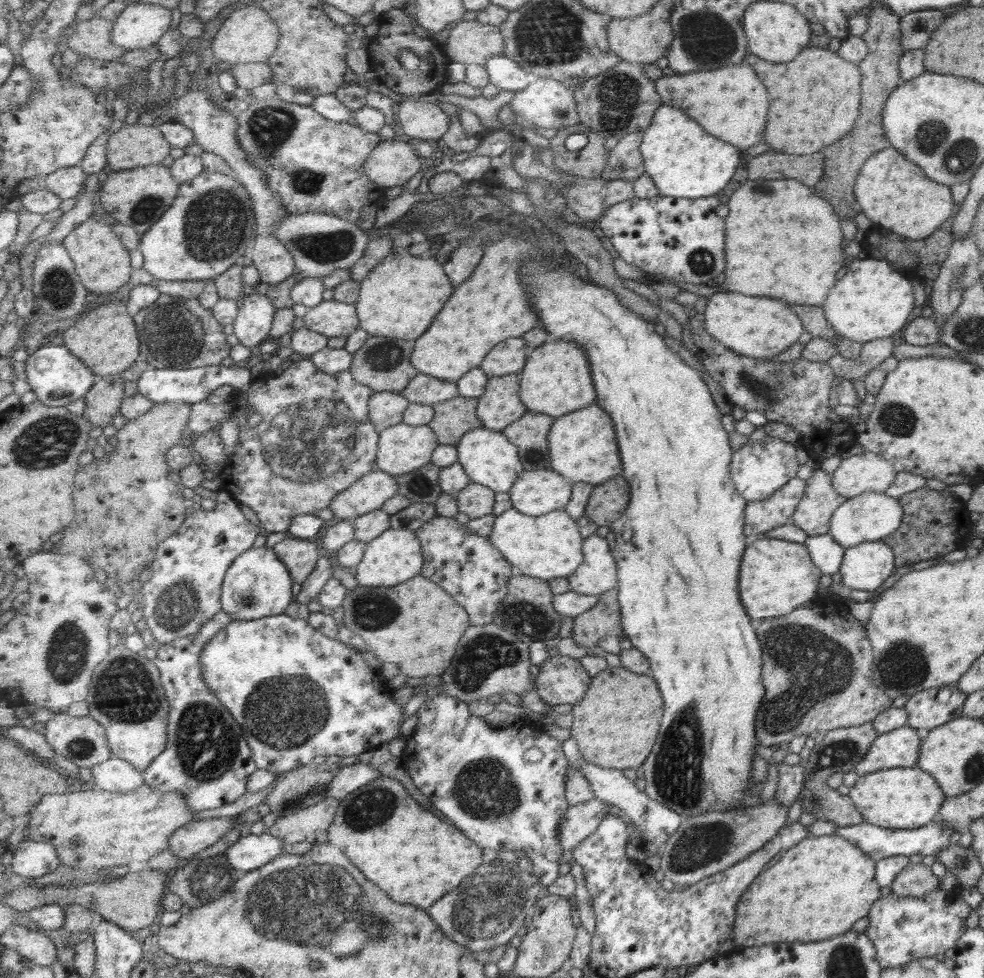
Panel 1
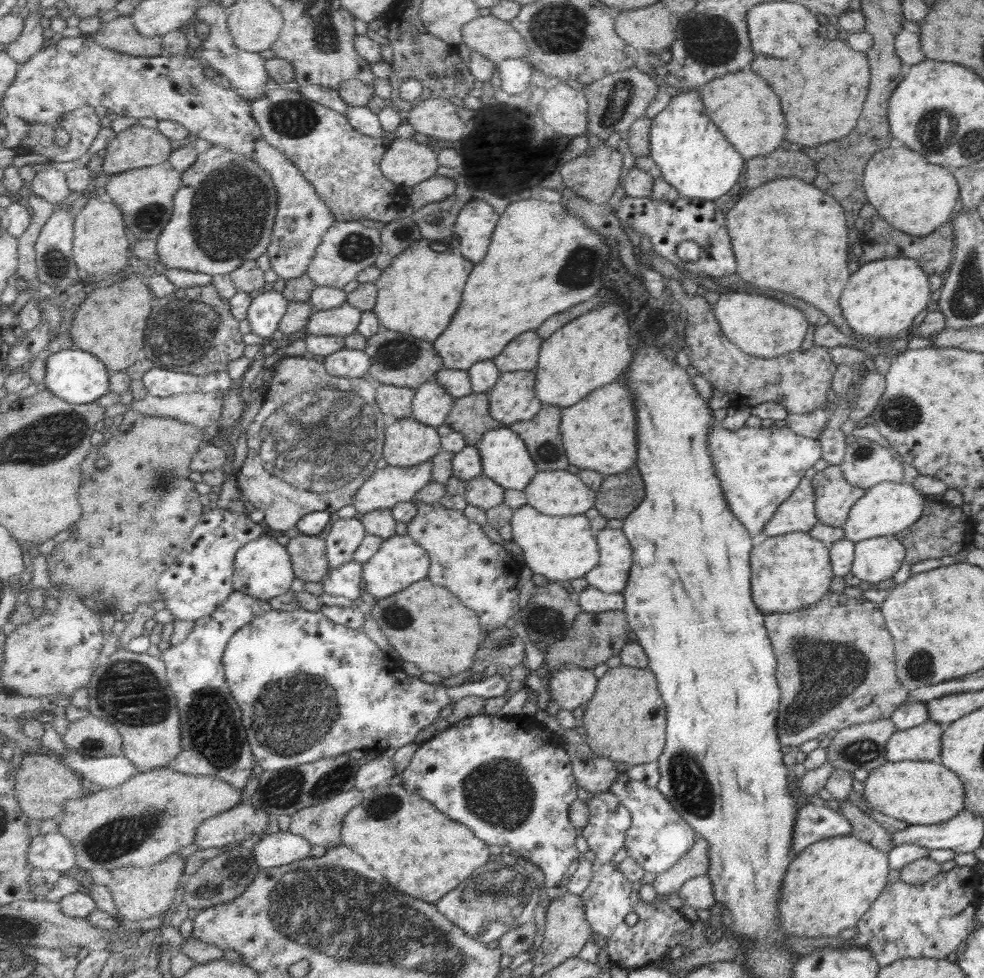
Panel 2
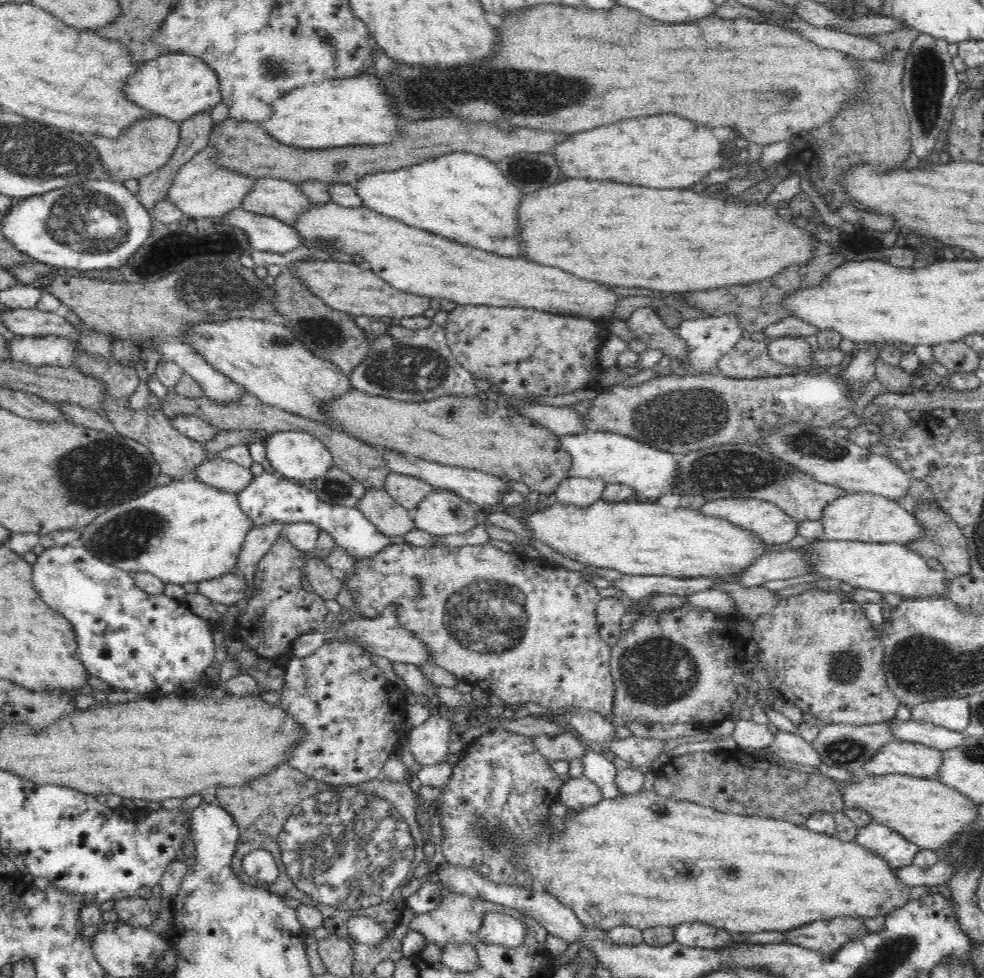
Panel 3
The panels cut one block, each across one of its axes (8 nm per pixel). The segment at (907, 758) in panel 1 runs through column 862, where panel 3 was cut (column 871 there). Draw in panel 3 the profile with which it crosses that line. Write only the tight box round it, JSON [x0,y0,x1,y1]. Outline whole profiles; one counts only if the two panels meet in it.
[864,741,942,779]

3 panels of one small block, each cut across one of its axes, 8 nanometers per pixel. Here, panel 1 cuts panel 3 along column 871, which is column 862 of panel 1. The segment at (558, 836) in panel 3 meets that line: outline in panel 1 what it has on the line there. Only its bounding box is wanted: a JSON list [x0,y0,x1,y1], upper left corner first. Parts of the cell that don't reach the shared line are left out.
[729,835,880,947]

